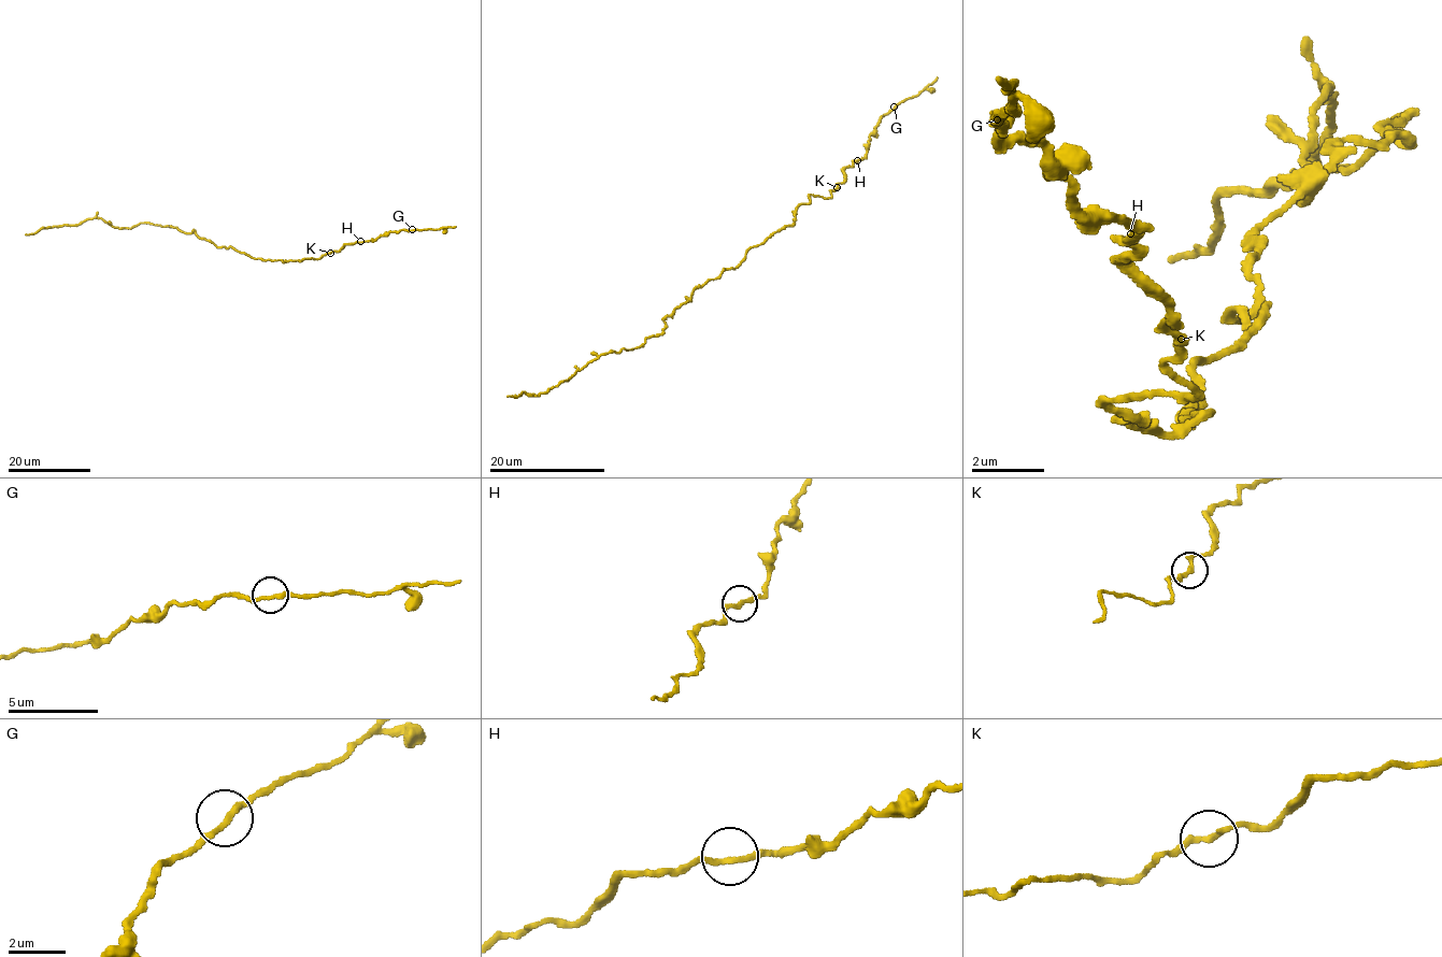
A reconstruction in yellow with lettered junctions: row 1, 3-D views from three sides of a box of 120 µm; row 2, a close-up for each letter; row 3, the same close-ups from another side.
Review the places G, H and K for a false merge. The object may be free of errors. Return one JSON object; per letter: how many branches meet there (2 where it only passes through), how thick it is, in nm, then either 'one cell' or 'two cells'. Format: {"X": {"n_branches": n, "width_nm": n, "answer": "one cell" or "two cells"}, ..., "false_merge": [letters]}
{"G": {"n_branches": 2, "width_nm": 220, "answer": "one cell"}, "H": {"n_branches": 2, "width_nm": 200, "answer": "one cell"}, "K": {"n_branches": 2, "width_nm": 240, "answer": "one cell"}, "false_merge": []}

